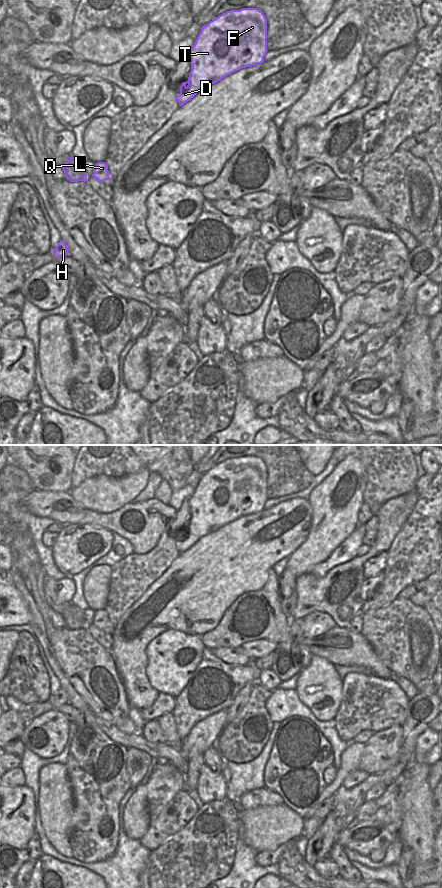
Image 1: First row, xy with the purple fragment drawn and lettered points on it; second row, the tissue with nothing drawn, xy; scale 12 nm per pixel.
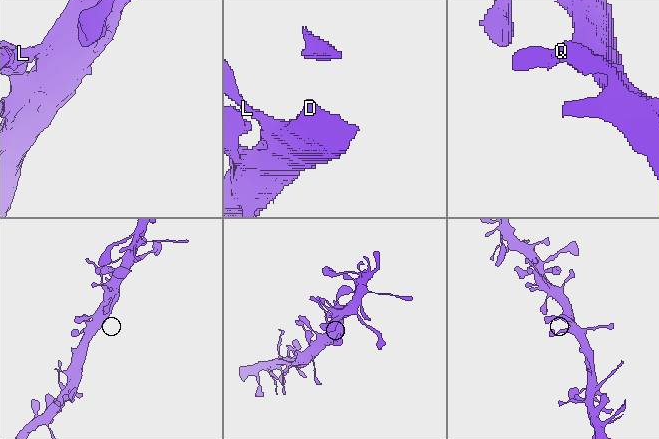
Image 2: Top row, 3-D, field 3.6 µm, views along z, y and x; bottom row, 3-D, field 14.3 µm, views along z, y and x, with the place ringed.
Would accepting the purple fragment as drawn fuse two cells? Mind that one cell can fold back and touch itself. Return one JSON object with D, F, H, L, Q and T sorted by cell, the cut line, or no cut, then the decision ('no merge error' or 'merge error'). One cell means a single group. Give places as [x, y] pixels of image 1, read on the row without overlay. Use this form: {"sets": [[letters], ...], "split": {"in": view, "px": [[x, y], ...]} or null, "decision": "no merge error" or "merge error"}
{"sets": [["D", "F", "H", "L", "Q", "T"]], "split": null, "decision": "no merge error"}

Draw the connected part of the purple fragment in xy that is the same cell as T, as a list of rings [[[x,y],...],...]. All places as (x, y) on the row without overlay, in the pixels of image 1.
[[[258,456],[227,459],[206,473],[189,498],[191,519],[188,529],[180,534],[176,548],[180,554],[190,549],[200,538],[217,531],[224,525],[246,515],[264,510],[267,501],[267,467]]]

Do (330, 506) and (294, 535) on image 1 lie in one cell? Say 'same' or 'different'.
different

